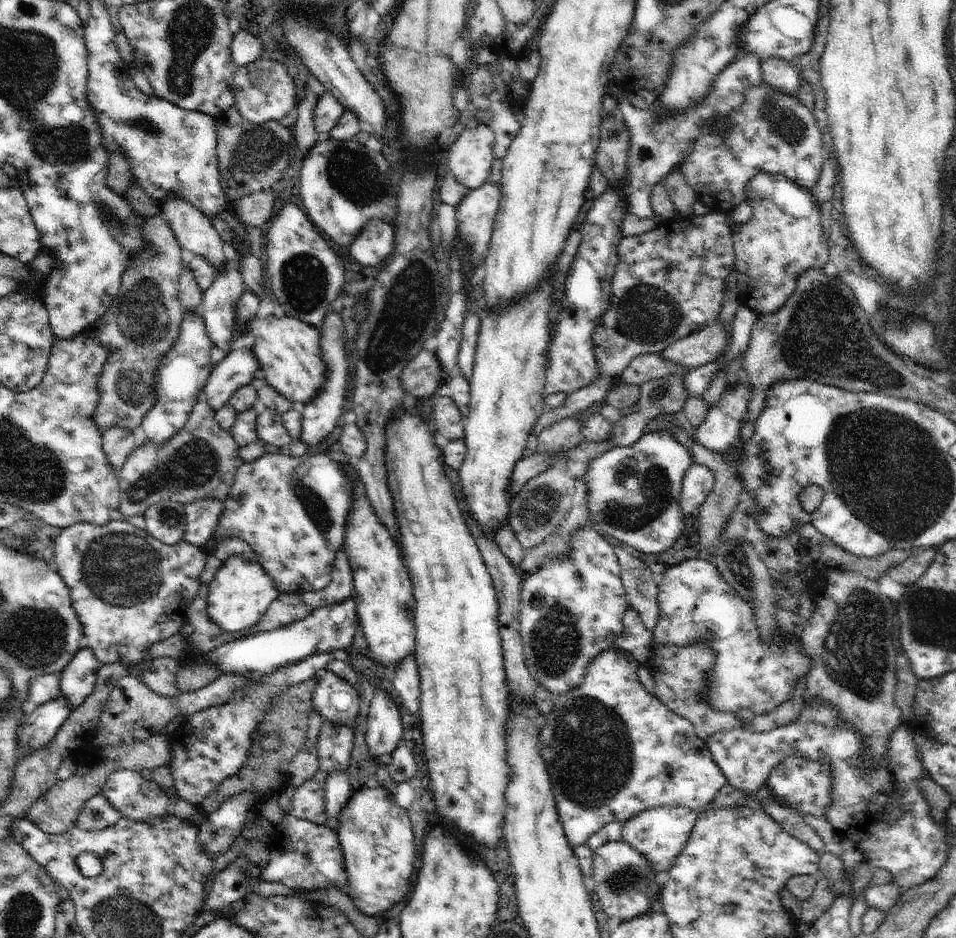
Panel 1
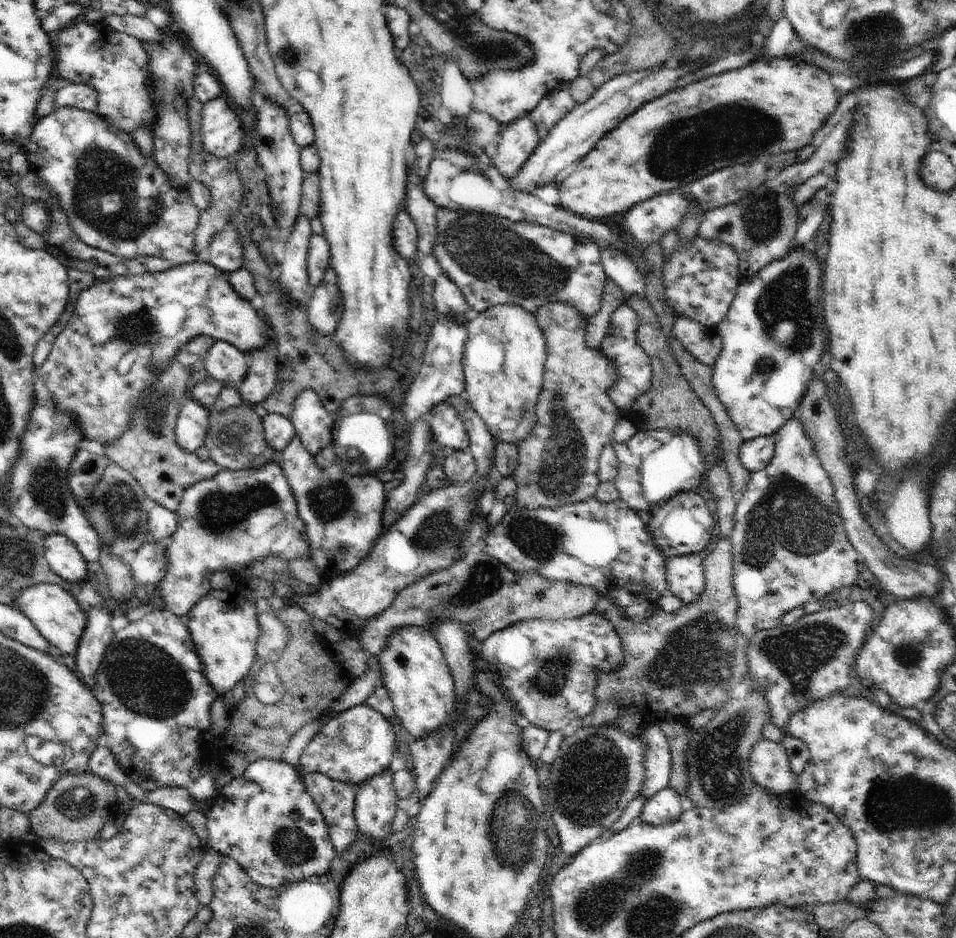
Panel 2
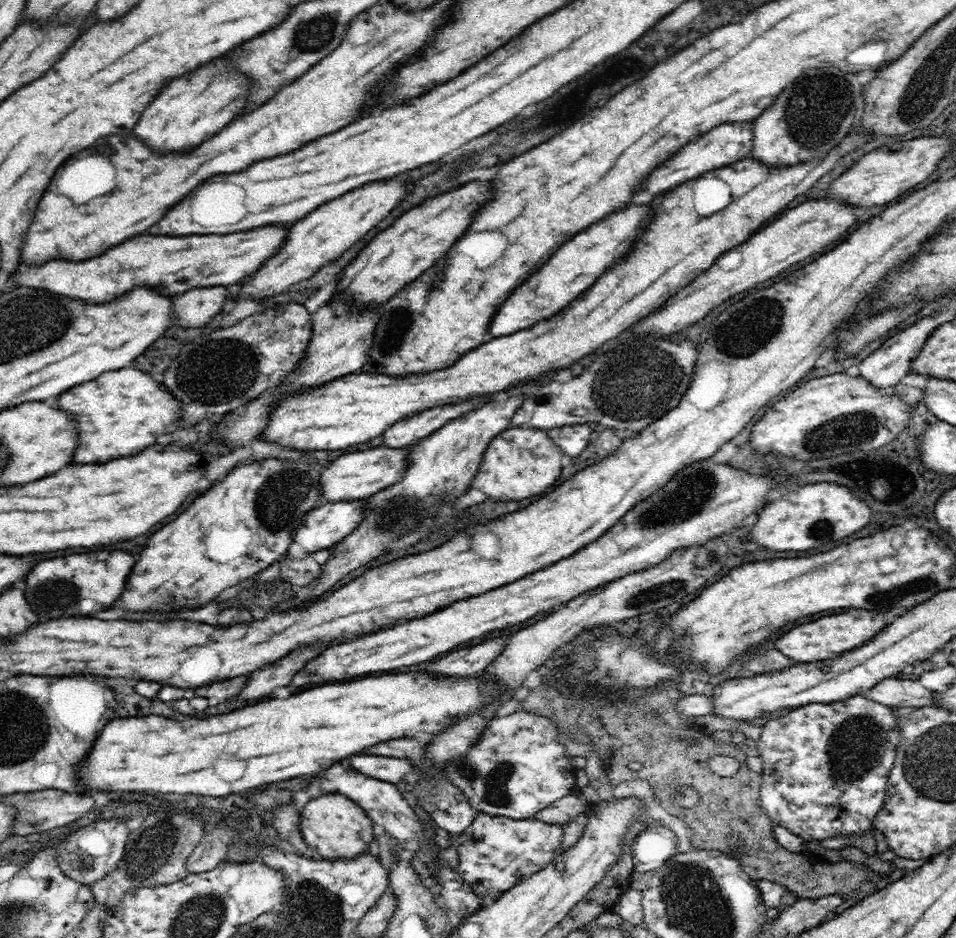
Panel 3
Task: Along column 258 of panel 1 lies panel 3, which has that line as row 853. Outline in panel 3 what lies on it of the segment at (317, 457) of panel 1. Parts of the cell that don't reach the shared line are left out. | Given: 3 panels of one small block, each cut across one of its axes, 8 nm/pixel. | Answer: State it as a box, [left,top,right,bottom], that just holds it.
[451,813,563,905]

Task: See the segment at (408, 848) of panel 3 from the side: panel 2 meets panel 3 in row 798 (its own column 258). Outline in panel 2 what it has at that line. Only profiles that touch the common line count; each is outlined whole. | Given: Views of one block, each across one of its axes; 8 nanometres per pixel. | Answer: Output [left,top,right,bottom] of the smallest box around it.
[237,334,278,404]

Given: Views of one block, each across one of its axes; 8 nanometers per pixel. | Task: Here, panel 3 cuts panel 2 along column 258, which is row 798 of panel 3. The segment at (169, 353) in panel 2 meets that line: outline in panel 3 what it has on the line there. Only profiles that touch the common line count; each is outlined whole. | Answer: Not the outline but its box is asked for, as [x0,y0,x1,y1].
[299,793,374,860]

